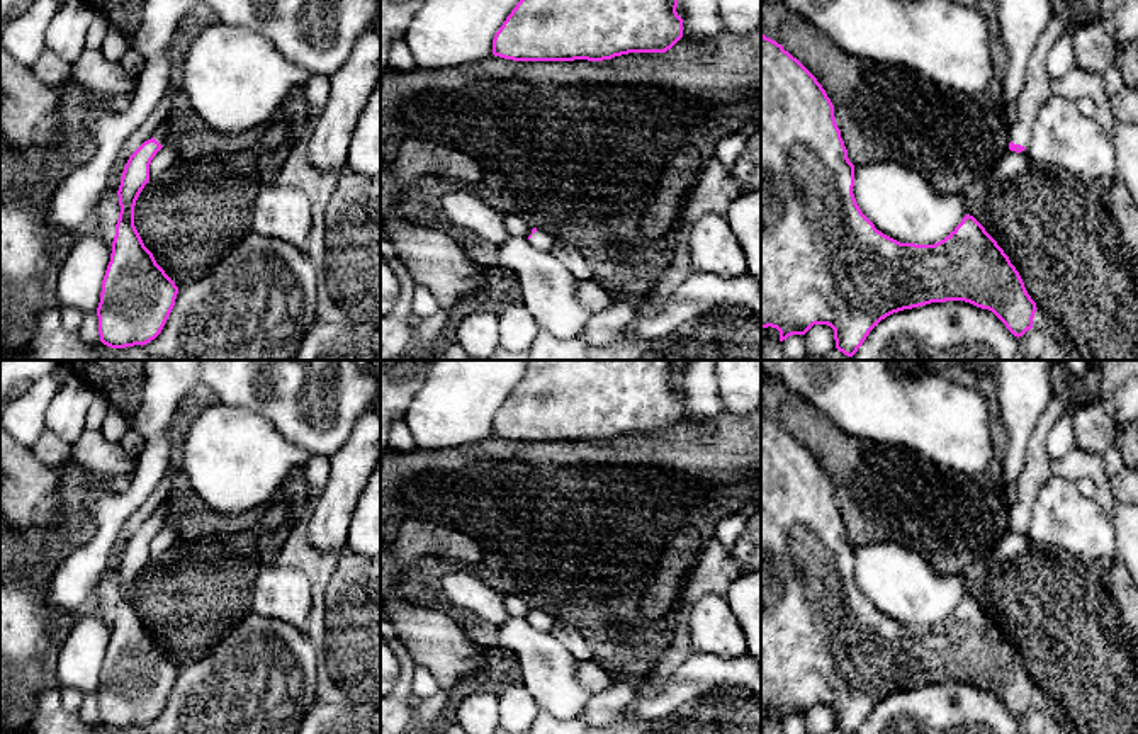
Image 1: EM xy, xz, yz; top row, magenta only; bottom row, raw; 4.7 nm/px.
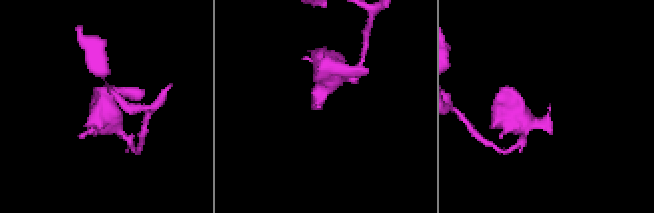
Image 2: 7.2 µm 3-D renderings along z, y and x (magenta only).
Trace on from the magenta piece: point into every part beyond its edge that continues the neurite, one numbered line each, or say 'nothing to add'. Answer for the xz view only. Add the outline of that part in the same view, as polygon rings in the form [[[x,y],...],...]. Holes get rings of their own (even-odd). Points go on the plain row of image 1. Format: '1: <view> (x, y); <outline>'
1: xz (542, 621); [[[540,608],[530,618],[530,624],[544,632],[549,632],[552,629],[552,622],[554,622],[554,617],[545,613]]]

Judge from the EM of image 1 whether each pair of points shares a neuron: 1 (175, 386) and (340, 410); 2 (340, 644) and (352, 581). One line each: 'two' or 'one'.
1: one
2: one

